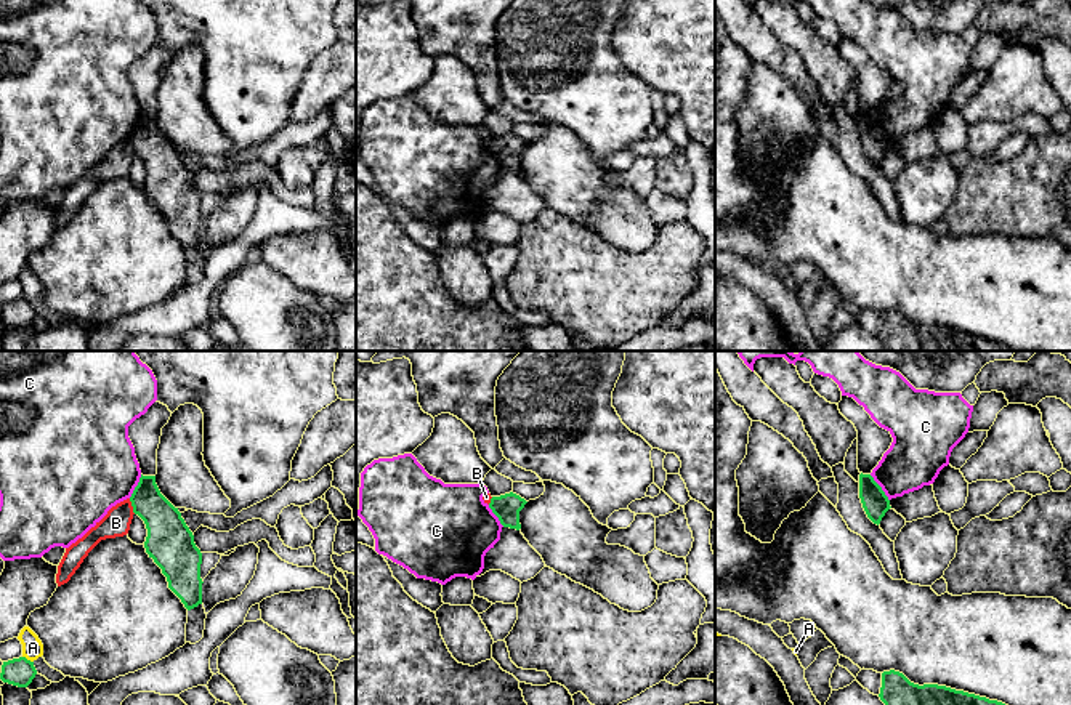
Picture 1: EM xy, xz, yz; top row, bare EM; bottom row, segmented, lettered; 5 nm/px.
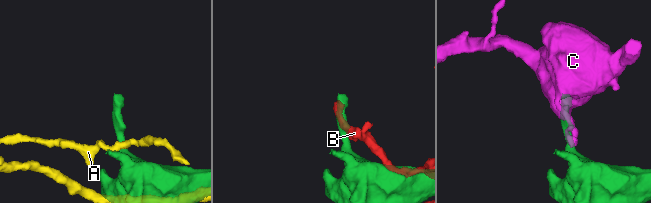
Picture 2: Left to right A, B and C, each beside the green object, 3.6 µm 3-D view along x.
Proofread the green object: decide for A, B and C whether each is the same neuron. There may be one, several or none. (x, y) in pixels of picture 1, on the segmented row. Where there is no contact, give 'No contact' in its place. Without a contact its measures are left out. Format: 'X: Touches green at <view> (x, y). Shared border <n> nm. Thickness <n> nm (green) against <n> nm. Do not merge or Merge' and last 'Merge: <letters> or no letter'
A: Touches green at xy (26, 659). Shared border 70 nm. Thickness 140 nm (green) against 110 nm. Do not merge
B: Touches green at xy (132, 505). Shared border 90 nm. Thickness 220 nm (green) against 140 nm. Do not merge
C: Touches green at yz (881, 487). Shared border 170 nm. Thickness 140 nm (green) against 280 nm. Do not merge
Merge: no letter

